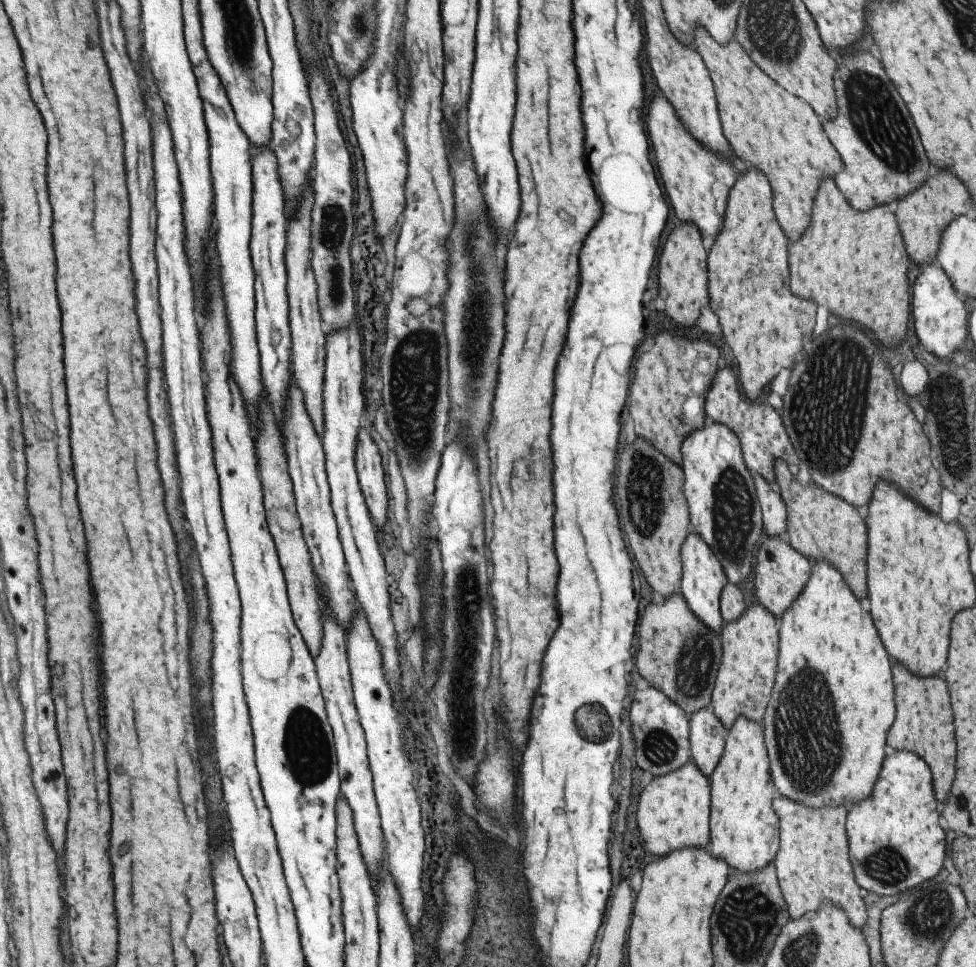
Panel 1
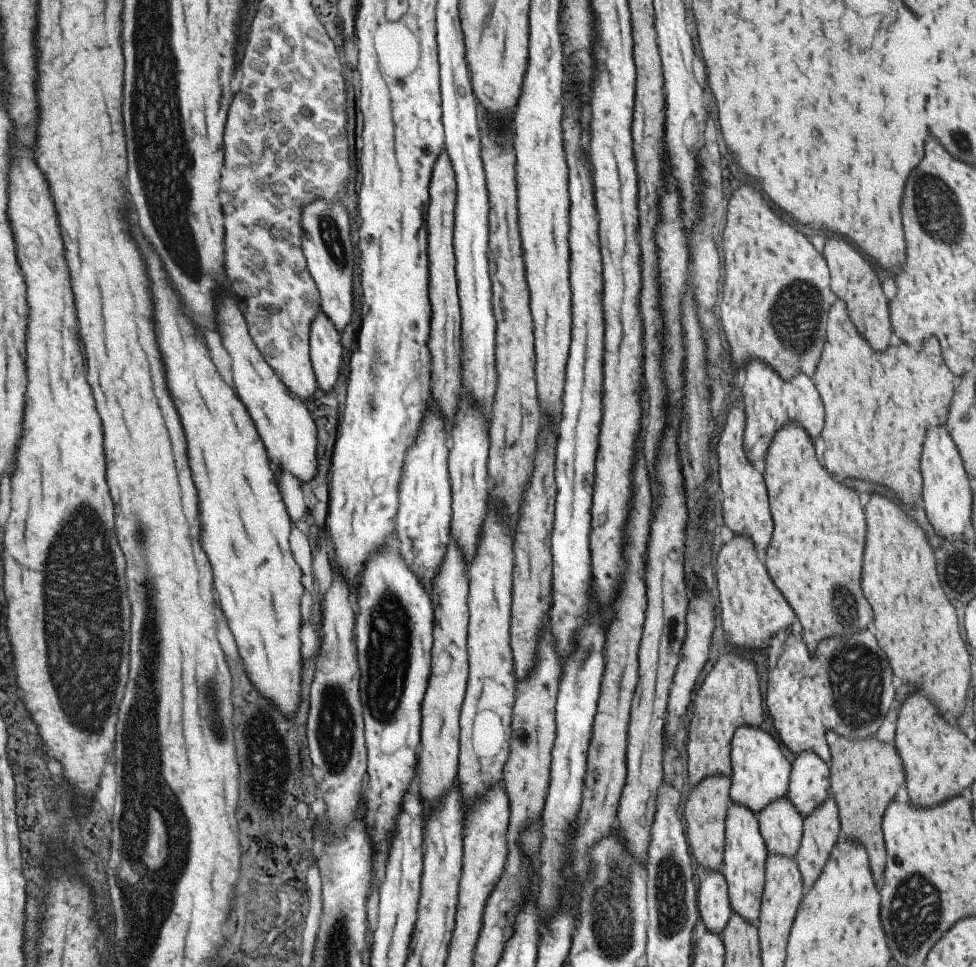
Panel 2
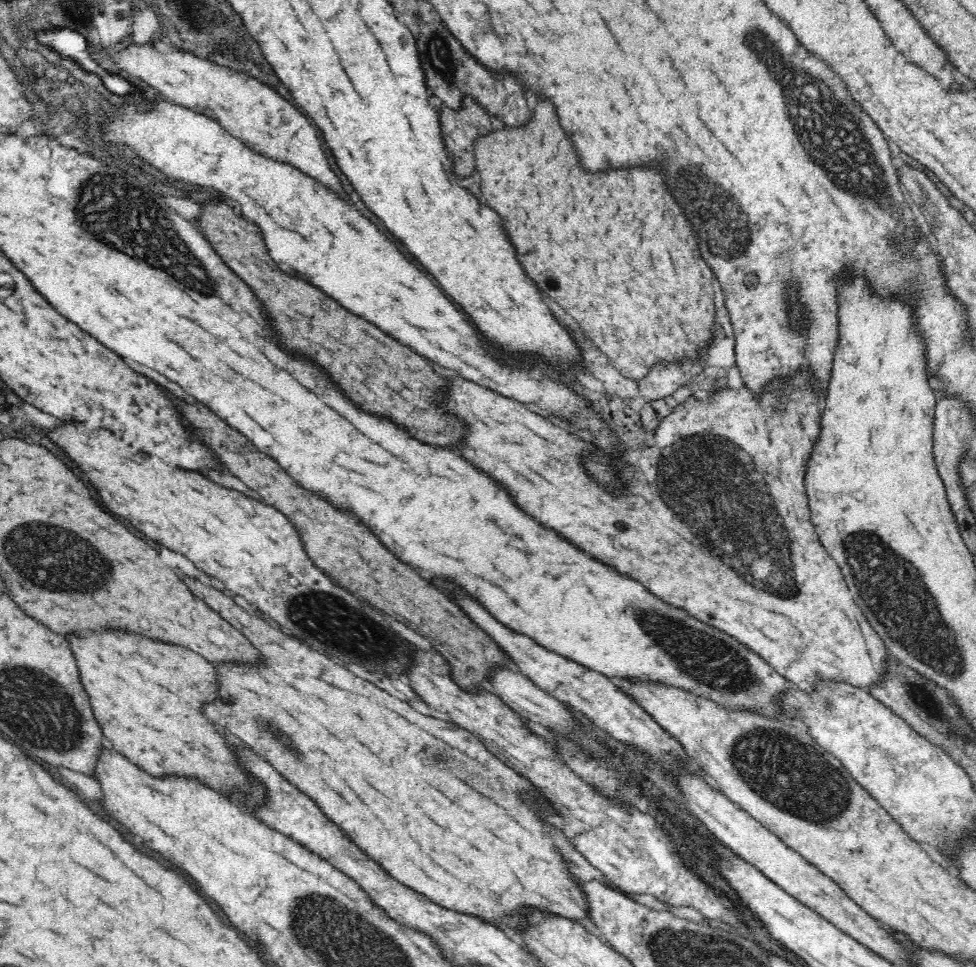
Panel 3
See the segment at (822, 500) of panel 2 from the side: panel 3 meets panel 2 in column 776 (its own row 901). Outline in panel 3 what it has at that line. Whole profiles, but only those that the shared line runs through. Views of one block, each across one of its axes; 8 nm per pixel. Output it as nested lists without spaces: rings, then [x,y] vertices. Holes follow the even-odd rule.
[[[187,576],[185,582],[190,586],[190,590],[198,598],[201,598],[206,605],[210,606],[212,610],[216,610],[216,612],[220,610],[218,614],[226,622],[230,622],[236,630],[240,630],[252,642],[252,646],[258,648],[258,652],[264,656],[264,662],[266,662],[266,668],[244,668],[244,666],[234,666],[234,664],[228,664],[228,666],[222,664],[220,668],[216,668],[218,670],[218,678],[220,678],[220,690],[218,690],[220,698],[218,698],[216,704],[206,706],[204,714],[210,720],[214,720],[216,724],[224,726],[234,736],[238,736],[252,752],[256,752],[258,756],[264,756],[280,774],[284,774],[292,784],[296,784],[302,792],[306,792],[310,798],[314,798],[321,811],[334,824],[337,824],[367,856],[373,858],[384,870],[387,870],[387,873],[392,878],[410,887],[416,893],[428,897],[430,901],[440,907],[444,907],[444,909],[462,913],[462,915],[474,915],[474,917],[478,917],[478,919],[482,919],[483,922],[490,923],[494,927],[504,924],[504,926],[514,929],[519,934],[527,931],[527,928],[531,925],[529,924],[529,914],[534,911],[540,911],[540,913],[546,913],[546,915],[558,915],[558,917],[564,917],[571,922],[580,922],[584,927],[595,931],[592,926],[591,916],[589,916],[589,904],[585,897],[585,892],[583,892],[581,884],[579,884],[580,879],[574,877],[570,871],[571,867],[568,866],[567,859],[564,858],[560,847],[555,843],[552,830],[559,828],[555,828],[553,824],[549,824],[545,820],[548,815],[557,815],[557,808],[528,779],[524,779],[505,762],[492,755],[482,744],[482,741],[470,733],[469,730],[460,728],[454,722],[445,722],[416,712],[414,708],[410,708],[411,705],[406,703],[406,701],[400,702],[400,700],[396,700],[394,696],[390,696],[384,690],[372,686],[370,682],[360,680],[358,676],[354,676],[352,672],[342,668],[340,664],[336,664],[336,662],[324,658],[322,654],[306,648],[300,640],[296,640],[292,636],[286,636],[280,630],[274,630],[270,624],[266,624],[266,622],[258,620],[256,616],[248,614],[244,608],[234,604],[231,594],[208,588],[202,582]],[[264,724],[270,724],[270,726],[274,726],[274,730],[284,734],[288,738],[288,742],[292,742],[296,746],[298,754],[290,752],[282,744],[282,740],[274,740],[264,730]],[[468,778],[474,778],[474,788],[470,786]],[[548,828],[552,828],[552,830],[547,830]]]

